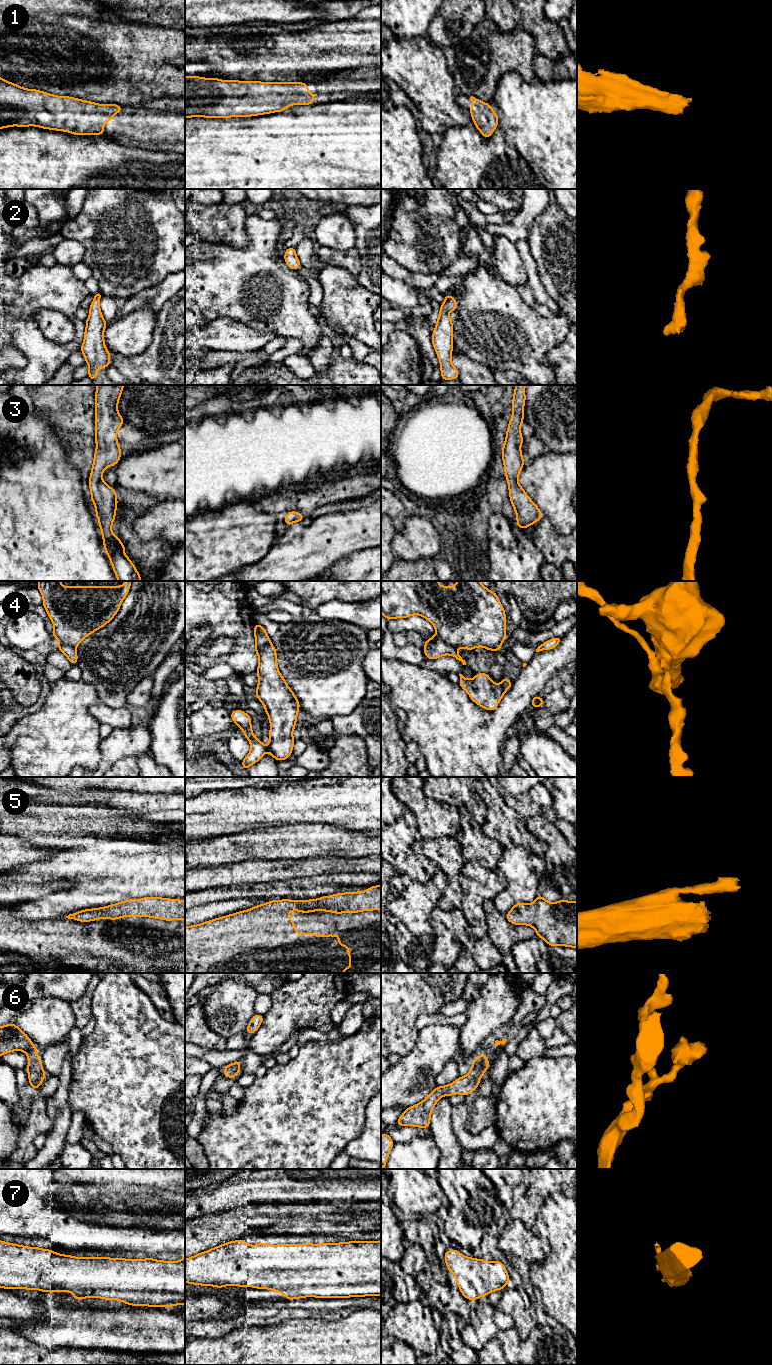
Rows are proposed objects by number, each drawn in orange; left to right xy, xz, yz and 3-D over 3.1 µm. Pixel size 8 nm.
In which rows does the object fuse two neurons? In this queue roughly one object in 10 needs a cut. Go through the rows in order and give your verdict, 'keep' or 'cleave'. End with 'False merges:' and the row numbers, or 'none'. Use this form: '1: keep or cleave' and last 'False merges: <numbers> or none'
1: keep
2: keep
3: keep
4: cleave
5: keep
6: keep
7: keep
False merges: 4

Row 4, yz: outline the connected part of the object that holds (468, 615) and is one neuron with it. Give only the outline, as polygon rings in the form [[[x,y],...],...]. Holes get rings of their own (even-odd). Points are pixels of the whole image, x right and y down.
[[[381,581],[381,613],[387,621],[420,615],[432,623],[436,637],[454,648],[472,651],[484,647],[490,651],[500,651],[506,633],[506,614],[497,593],[490,591],[480,581],[456,581],[456,586],[441,586],[439,581]]]

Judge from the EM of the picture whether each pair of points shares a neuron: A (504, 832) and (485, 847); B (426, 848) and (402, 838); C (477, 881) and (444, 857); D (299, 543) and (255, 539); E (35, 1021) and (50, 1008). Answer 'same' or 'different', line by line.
A: different
B: different
C: different
D: different
E: same

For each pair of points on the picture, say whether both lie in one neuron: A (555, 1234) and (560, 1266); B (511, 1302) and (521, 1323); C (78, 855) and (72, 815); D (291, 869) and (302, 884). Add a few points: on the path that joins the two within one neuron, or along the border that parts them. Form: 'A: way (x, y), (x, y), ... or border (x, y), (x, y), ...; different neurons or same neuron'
A: way (560, 1242), (560, 1258); same neuron
B: way (515, 1307), (520, 1313), (521, 1318); same neuron
C: border (98, 836), (90, 836), (81, 842), (58, 851); different neurons
D: border (320, 874), (274, 881); different neurons

